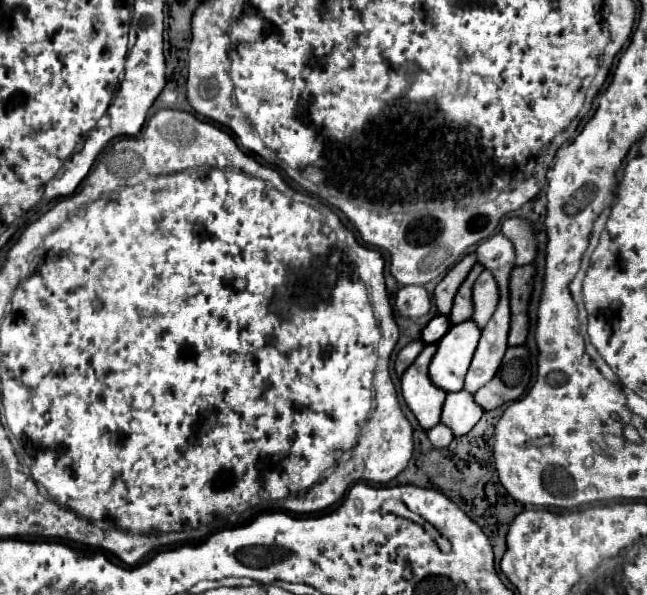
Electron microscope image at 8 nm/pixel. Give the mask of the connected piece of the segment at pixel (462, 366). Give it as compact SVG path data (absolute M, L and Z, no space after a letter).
M471 322L451 326L447 334L437 342L437 352L429 364L429 378L437 388L457 392L463 388L467 368L477 348L481 330Z

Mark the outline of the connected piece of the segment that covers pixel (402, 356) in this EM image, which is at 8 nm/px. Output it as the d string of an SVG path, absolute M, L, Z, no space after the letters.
M421 340L409 342L409 344L397 354L397 358L395 358L395 374L401 376L401 374L411 366L411 362L419 356L421 350L423 350L423 342L421 342Z

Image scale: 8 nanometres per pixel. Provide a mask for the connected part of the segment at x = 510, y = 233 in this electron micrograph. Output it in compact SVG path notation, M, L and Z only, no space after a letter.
M509 218L501 226L501 234L513 240L515 246L515 266L525 266L535 260L537 254L537 240L533 228L523 218Z

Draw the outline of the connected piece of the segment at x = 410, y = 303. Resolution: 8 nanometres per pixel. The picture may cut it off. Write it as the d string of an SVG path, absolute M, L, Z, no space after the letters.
M423 286L401 288L395 296L395 310L403 318L421 318L431 308L431 296Z

